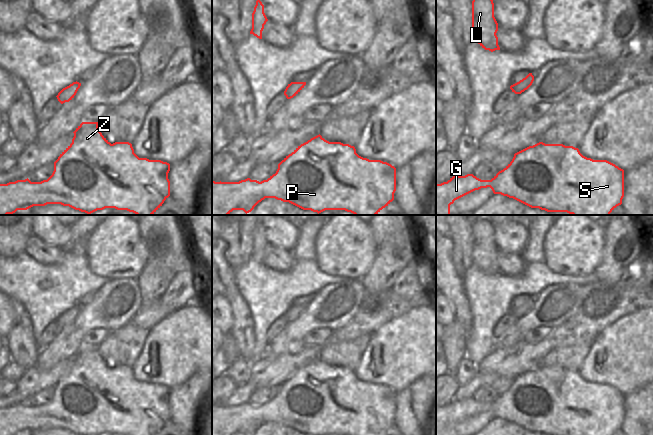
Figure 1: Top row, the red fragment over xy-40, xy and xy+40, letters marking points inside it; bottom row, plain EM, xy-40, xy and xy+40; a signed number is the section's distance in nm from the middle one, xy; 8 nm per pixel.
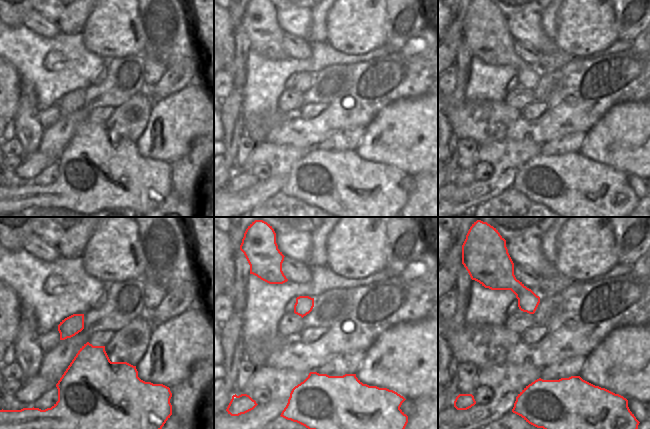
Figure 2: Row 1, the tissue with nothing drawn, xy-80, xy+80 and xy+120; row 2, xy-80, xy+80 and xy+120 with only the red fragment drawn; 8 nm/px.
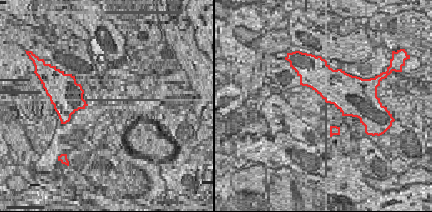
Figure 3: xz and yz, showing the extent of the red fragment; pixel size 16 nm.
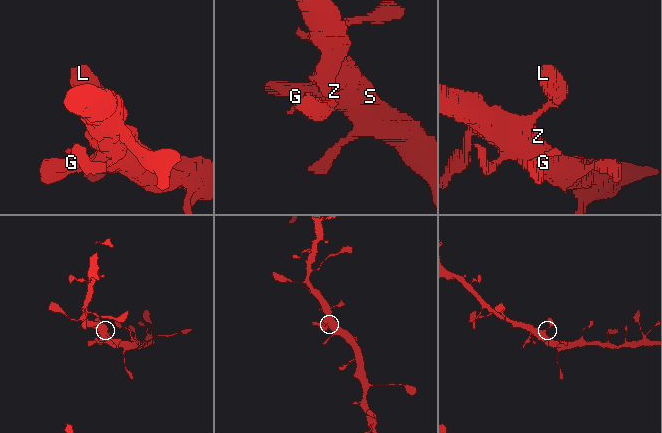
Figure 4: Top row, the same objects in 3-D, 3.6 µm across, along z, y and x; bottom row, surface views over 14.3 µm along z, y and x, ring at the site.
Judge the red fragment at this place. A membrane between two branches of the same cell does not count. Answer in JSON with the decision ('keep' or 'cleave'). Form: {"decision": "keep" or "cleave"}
{"decision": "keep"}

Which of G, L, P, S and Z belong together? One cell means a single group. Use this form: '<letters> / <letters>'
G L P S Z

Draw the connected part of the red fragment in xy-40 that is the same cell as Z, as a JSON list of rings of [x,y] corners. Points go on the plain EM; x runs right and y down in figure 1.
[[[82,346],[73,357],[72,367],[54,386],[54,395],[47,404],[31,406],[27,402],[0,408],[0,435],[27,434],[33,430],[45,430],[47,428],[61,428],[79,435],[97,435],[105,432],[127,435],[156,435],[170,420],[169,387],[139,382],[129,366],[111,368],[98,353],[98,346]]]

